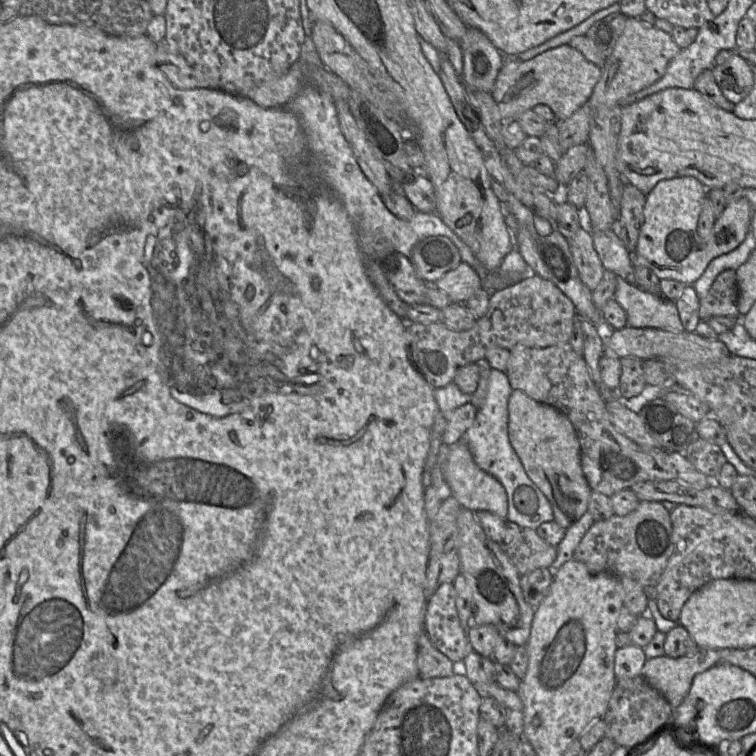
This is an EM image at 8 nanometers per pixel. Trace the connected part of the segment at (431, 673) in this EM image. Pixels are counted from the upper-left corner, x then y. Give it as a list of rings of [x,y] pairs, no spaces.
[[[425,630],[418,639],[417,666],[419,677],[424,679],[449,677],[454,674],[453,662],[436,649]]]

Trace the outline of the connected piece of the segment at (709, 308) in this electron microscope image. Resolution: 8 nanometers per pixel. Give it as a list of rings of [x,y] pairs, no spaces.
[[[727,269],[714,280],[708,294],[699,299],[699,317],[707,321],[713,316],[742,317],[738,310],[739,289],[736,270]]]

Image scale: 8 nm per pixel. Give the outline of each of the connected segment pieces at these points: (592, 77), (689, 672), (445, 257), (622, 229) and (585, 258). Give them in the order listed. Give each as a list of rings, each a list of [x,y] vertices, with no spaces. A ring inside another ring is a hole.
[[[565,44],[525,61],[505,57],[491,95],[504,121],[515,119],[538,104],[545,104],[553,111],[556,121],[562,122],[589,99],[600,77],[601,68]]]
[[[699,648],[690,656],[670,658],[666,655],[647,659],[640,676],[659,691],[673,708],[677,708],[687,696],[693,678],[720,662],[720,649]]]
[[[445,236],[423,239],[413,248],[410,259],[417,275],[429,285],[462,262],[458,248]]]
[[[624,180],[619,215],[614,228],[631,255],[636,254],[645,199],[646,195],[641,190]]]
[[[580,226],[571,236],[571,252],[582,282],[594,291],[605,269],[593,245],[592,232]]]

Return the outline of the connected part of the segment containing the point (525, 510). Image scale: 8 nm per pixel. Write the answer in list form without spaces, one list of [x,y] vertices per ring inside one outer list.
[[[478,362],[481,374],[471,404],[477,409],[473,425],[467,430],[463,441],[469,447],[475,463],[495,477],[505,488],[508,499],[506,521],[518,524],[522,529],[536,530],[542,523],[553,521],[550,502],[537,485],[528,477],[524,466],[513,449],[508,436],[508,401],[513,391],[506,373],[490,368],[486,362]]]

